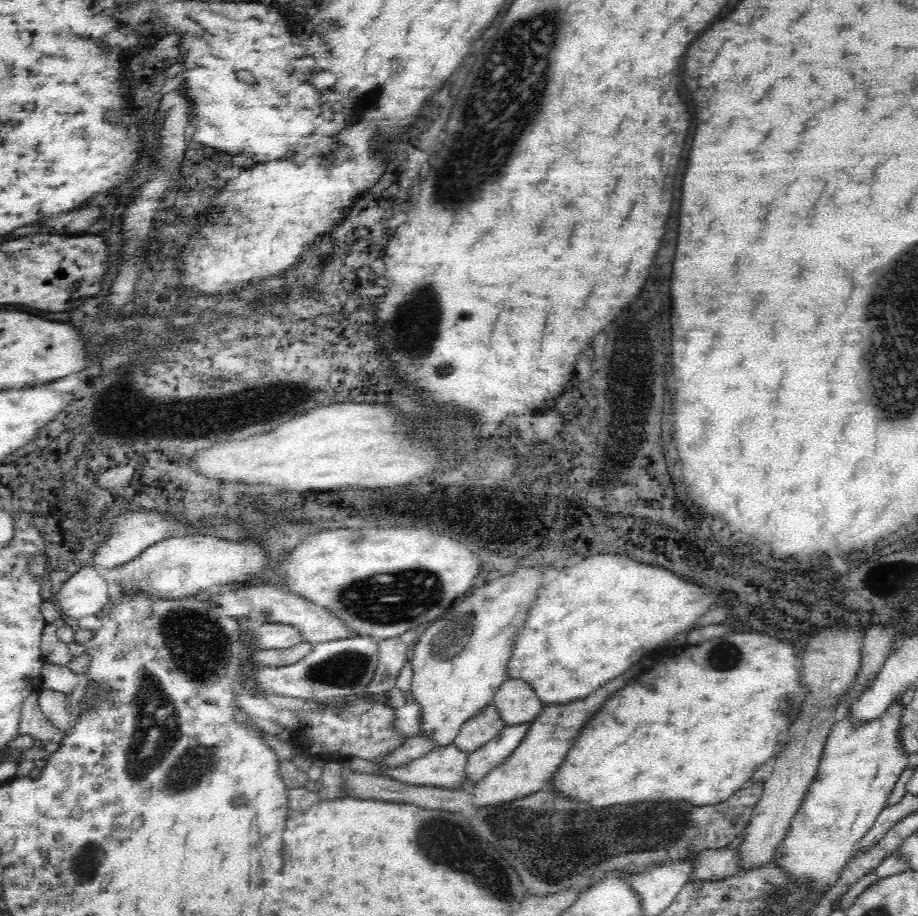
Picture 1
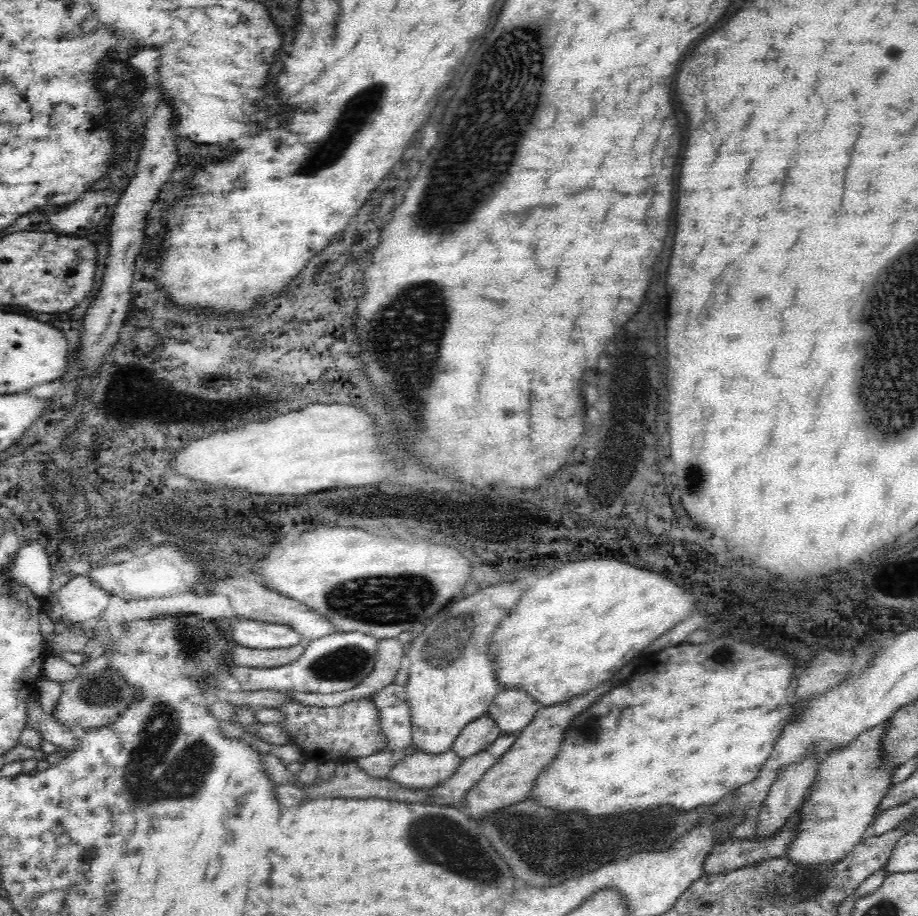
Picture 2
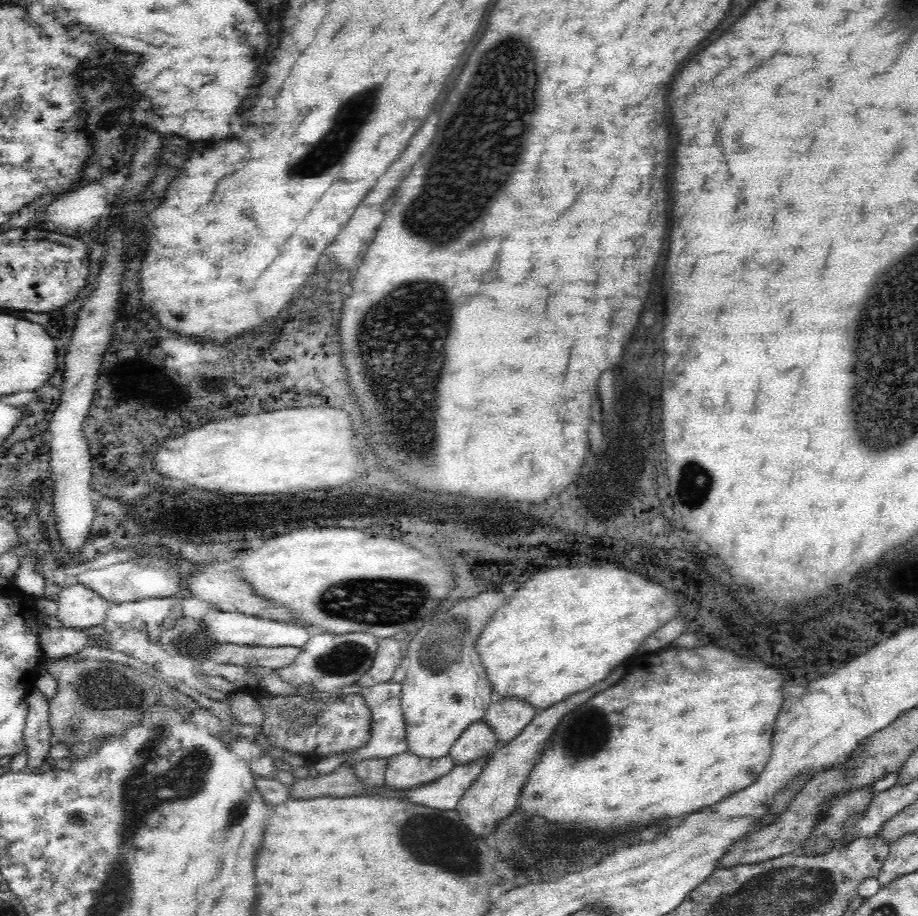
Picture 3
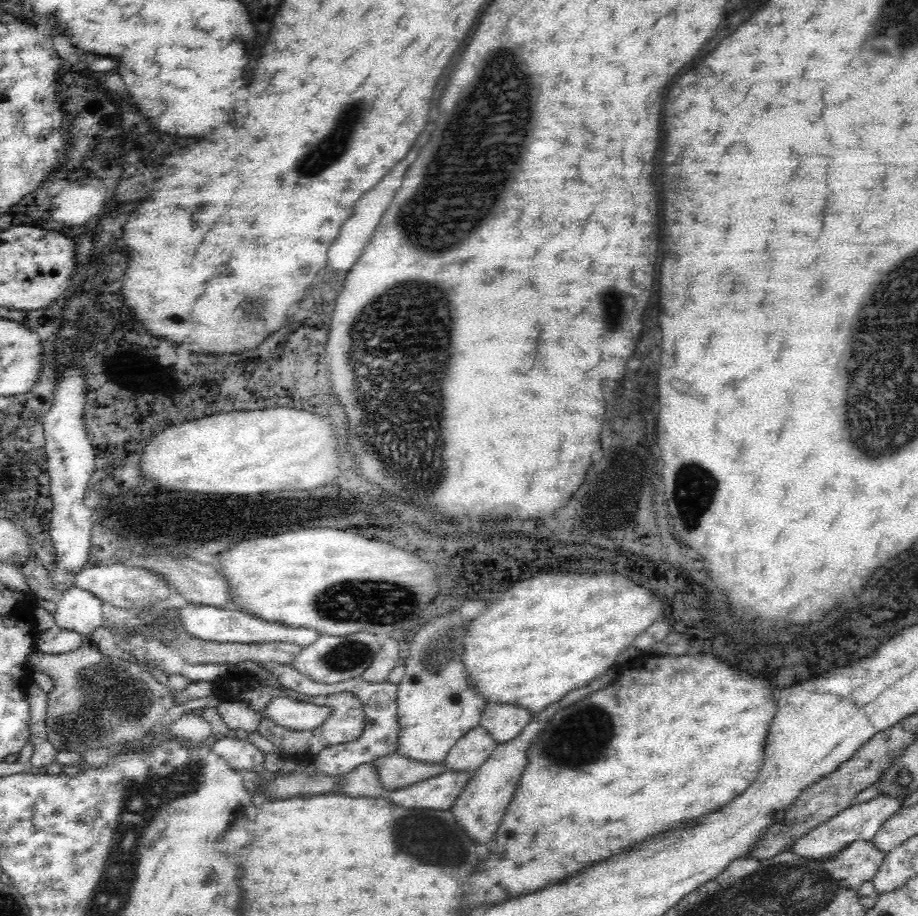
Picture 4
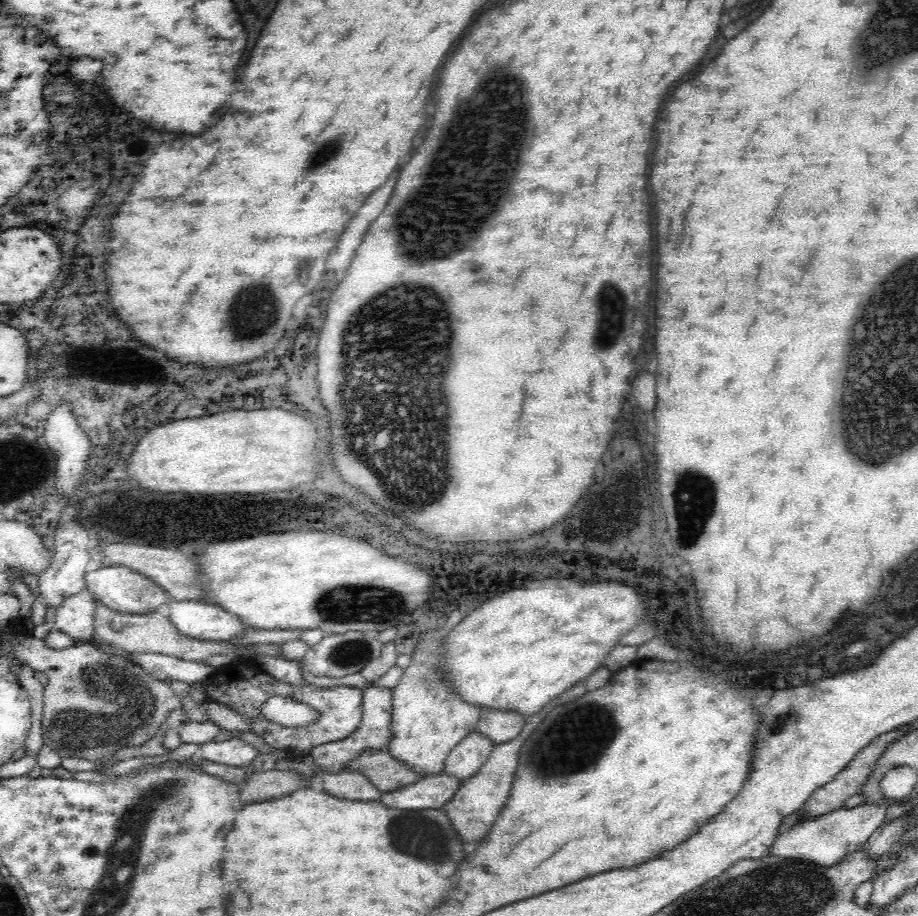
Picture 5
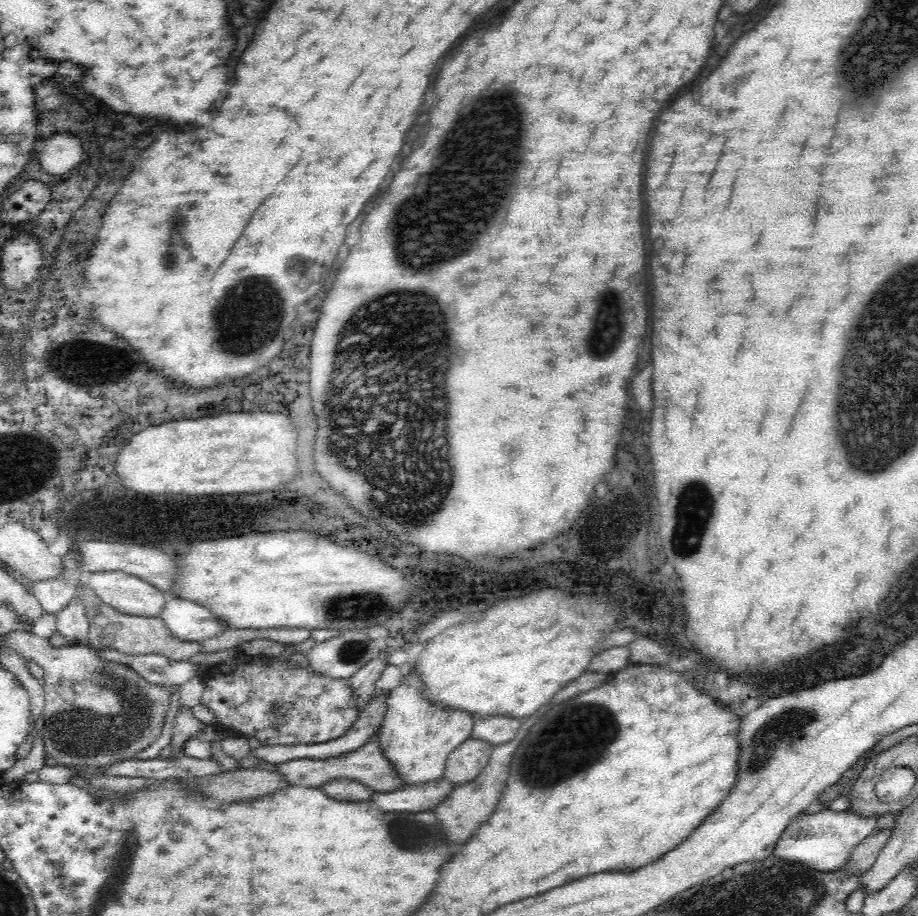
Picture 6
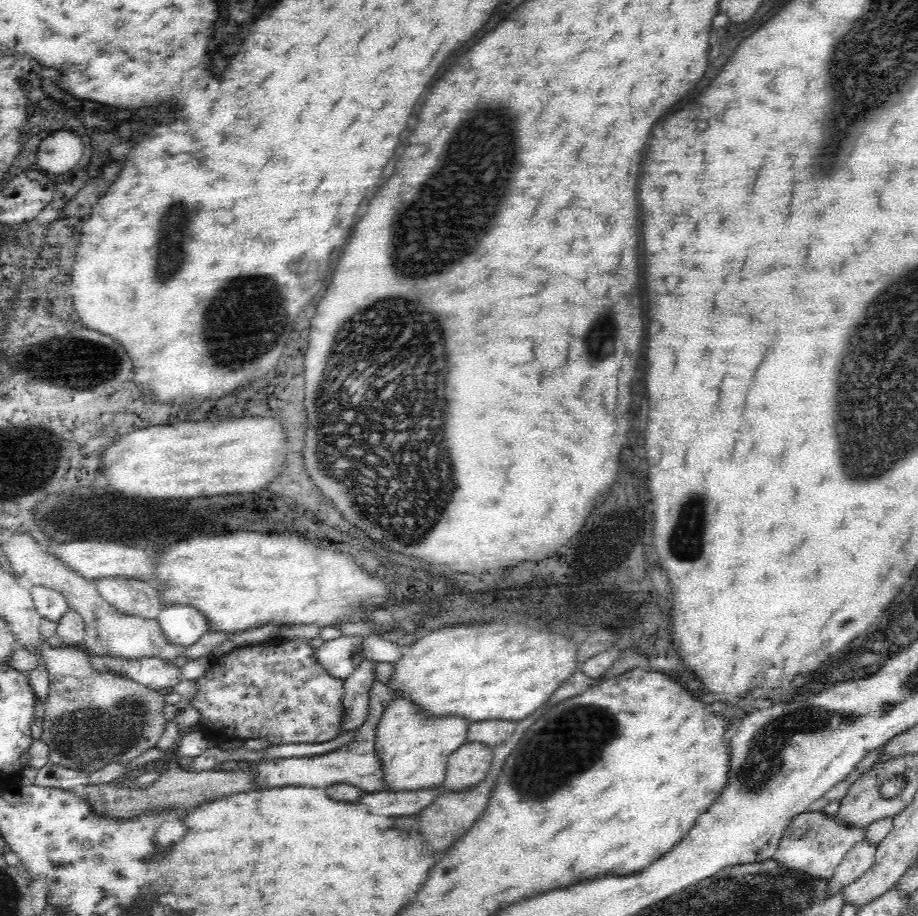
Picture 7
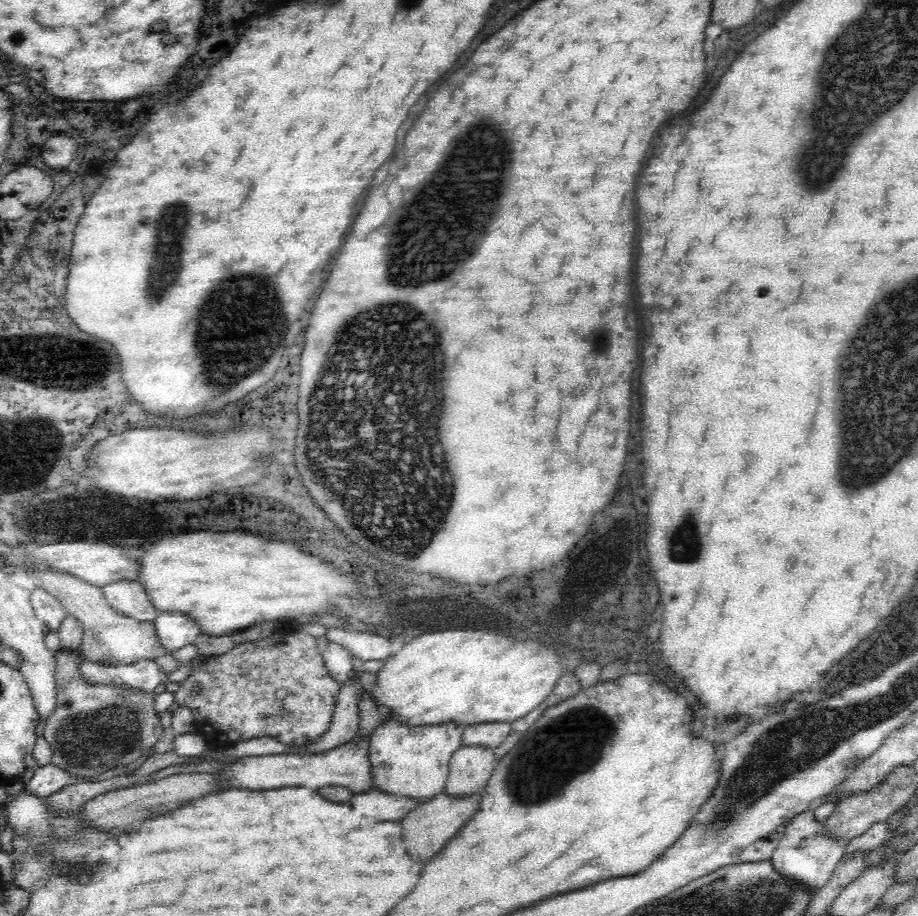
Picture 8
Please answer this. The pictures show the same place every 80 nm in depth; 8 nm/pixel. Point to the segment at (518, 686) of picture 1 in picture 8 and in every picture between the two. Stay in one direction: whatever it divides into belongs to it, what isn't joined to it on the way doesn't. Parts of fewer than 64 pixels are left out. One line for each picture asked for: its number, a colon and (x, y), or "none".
2: (512, 709)
3: (507, 716)
4: (504, 722)
5: (500, 726)
6: (498, 729)
7: (491, 732)
8: (491, 735)

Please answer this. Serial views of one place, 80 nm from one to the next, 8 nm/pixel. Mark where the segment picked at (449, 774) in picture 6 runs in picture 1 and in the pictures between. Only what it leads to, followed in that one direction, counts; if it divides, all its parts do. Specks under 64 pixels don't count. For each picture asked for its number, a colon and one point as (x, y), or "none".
1: (486, 724)
2: (476, 735)
3: (478, 739)
4: (470, 751)
5: (465, 759)

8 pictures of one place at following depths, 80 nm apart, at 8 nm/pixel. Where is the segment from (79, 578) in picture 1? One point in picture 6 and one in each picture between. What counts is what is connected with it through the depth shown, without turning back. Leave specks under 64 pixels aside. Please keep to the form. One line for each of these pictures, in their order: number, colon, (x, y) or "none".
2: (80, 600)
3: (79, 607)
4: (79, 610)
5: (74, 616)
6: (72, 623)

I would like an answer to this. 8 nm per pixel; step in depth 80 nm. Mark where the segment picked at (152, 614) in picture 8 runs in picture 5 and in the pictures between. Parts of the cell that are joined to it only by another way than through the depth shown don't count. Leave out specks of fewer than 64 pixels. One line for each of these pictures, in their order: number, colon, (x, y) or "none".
5: (119, 588)
6: (130, 595)
7: (132, 597)

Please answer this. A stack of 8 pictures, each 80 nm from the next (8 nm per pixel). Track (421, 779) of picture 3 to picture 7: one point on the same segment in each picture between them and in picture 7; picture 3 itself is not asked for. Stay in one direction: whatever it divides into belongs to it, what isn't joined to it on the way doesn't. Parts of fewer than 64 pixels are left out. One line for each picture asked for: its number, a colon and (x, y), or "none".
4: (395, 771)
5: (387, 774)
6: (367, 764)
7: (357, 764)

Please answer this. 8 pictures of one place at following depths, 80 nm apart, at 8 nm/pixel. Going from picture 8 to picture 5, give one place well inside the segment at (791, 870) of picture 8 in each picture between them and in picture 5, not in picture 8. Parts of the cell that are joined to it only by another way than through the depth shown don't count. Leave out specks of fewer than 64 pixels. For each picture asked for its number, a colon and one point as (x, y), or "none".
5: (825, 840)
6: (824, 840)
7: (815, 843)

